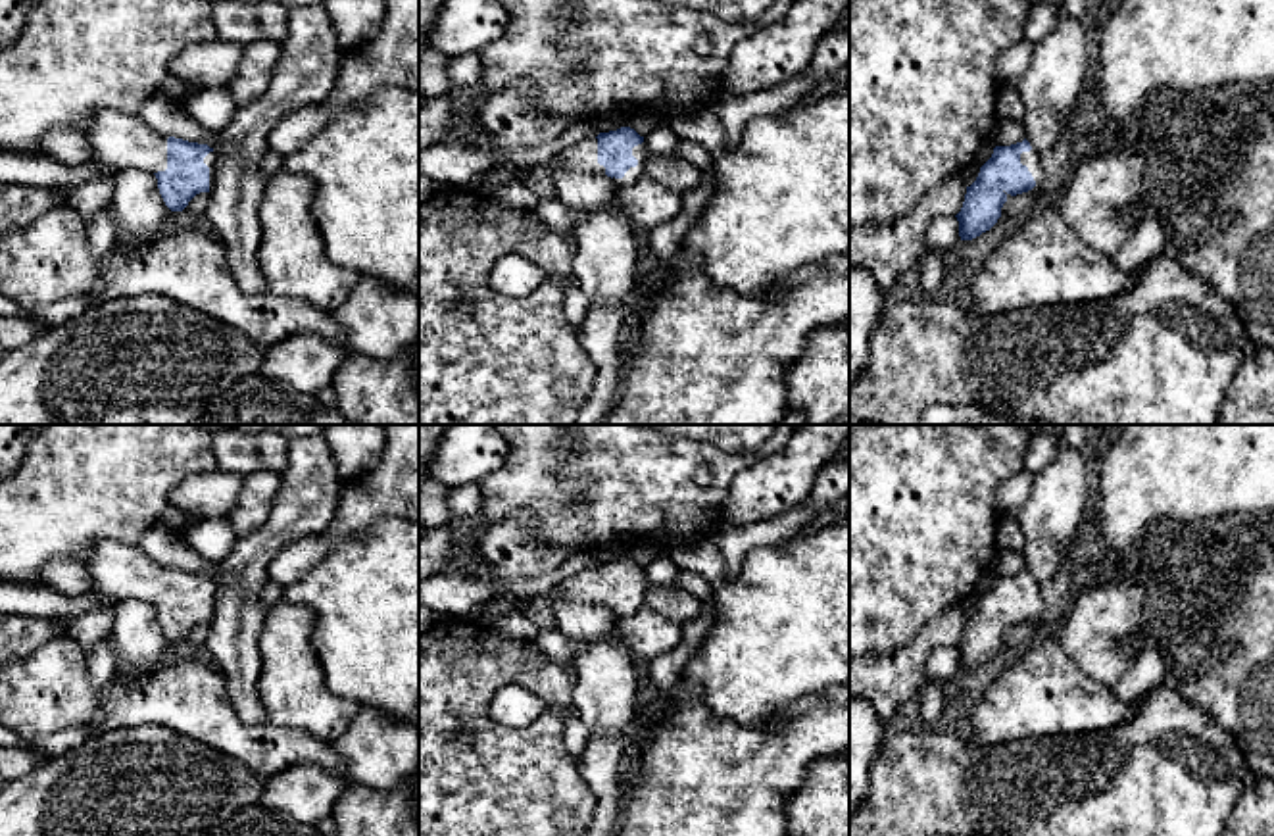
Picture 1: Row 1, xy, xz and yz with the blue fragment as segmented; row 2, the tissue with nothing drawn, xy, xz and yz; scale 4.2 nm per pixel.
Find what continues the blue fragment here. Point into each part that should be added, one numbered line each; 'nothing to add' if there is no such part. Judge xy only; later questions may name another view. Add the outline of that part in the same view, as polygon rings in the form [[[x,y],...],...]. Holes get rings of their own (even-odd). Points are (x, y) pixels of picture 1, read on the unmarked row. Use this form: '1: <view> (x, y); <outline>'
1: xy (122, 571); [[[100,540],[85,563],[94,580],[92,592],[115,600],[142,600],[158,603],[167,600],[167,567],[154,561],[138,546],[117,540]]]

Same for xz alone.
1: xz (640, 583); [[[646,573],[638,575],[632,578],[632,586],[638,590],[638,596],[636,598],[630,598],[623,609],[615,609],[613,607],[613,613],[619,617],[619,619],[626,619],[630,615],[634,615],[642,605],[646,605],[646,592],[649,588],[649,582],[648,582],[648,577]]]

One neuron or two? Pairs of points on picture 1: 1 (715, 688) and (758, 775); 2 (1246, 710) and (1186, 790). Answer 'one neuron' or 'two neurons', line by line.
1: two neurons
2: two neurons

